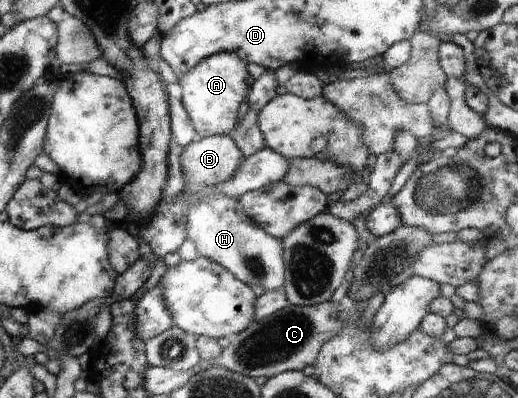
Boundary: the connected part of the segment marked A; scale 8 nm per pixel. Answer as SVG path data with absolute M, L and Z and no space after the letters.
M219 52L201 60L179 77L181 101L199 138L226 135L235 127L238 108L249 94L247 66L235 52Z

